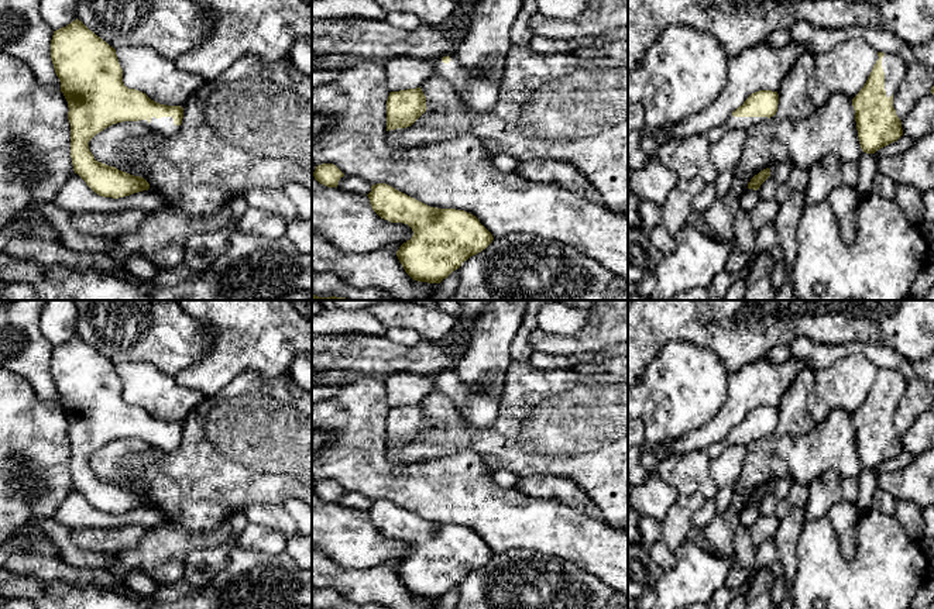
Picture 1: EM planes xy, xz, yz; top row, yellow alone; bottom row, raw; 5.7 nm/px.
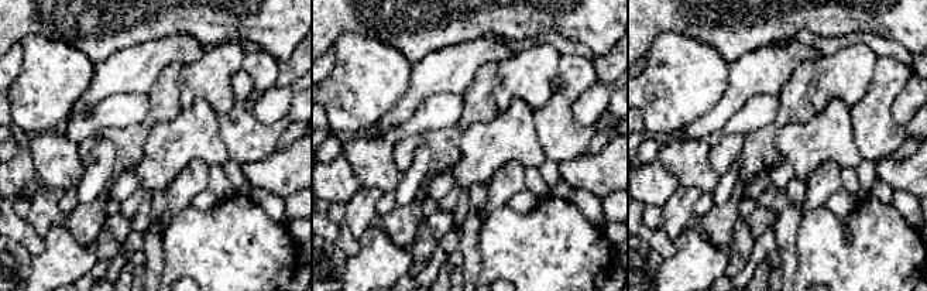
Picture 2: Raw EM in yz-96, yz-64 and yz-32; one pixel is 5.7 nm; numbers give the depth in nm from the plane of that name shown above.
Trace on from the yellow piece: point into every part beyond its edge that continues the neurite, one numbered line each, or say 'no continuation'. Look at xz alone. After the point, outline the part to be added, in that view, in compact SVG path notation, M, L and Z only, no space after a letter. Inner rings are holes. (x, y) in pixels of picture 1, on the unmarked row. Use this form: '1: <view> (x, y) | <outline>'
1: xz (476, 408) | M454 369L449 371L450 378L433 376L432 393L446 398L460 419L471 427L490 427L498 416L498 405L502 393L488 393L485 390L468 390L461 383Z

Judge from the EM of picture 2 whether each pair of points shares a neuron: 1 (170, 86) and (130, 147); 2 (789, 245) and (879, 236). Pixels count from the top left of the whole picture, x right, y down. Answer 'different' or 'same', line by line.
1: same
2: different

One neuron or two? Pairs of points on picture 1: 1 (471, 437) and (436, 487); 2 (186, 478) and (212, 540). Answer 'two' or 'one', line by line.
1: two
2: two

